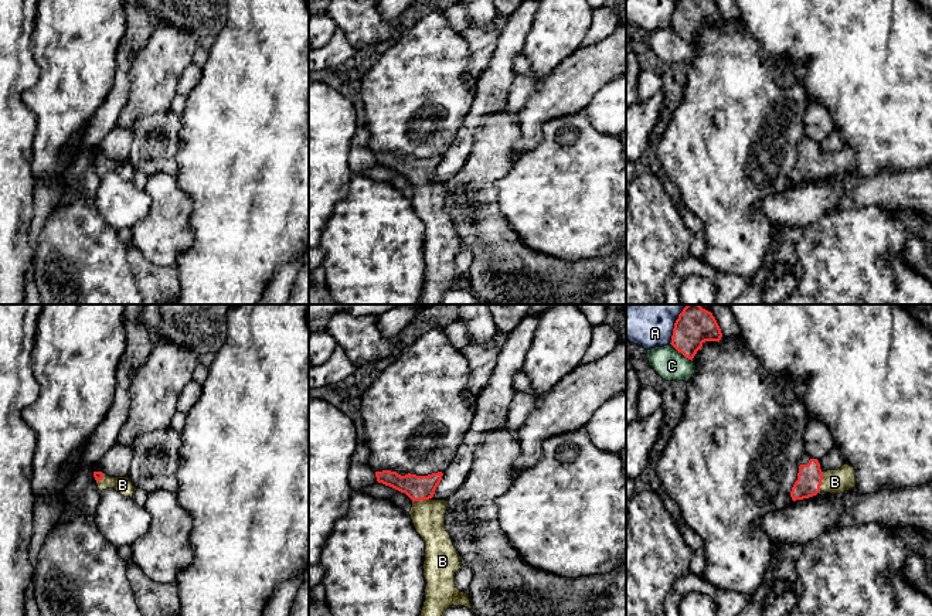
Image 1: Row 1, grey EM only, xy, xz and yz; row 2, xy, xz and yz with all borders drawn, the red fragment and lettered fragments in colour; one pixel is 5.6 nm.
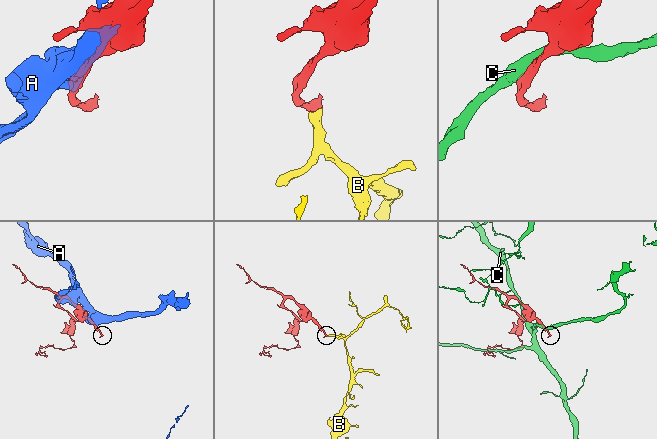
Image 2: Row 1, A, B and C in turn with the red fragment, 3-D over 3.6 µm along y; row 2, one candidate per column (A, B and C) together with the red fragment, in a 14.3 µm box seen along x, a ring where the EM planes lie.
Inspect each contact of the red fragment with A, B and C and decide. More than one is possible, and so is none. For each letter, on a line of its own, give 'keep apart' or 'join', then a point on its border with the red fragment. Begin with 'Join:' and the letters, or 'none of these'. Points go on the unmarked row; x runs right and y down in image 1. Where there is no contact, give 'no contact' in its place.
Join: B
A: keep apart; meets red in yz at (673, 13)
B: join; meets red in yz at (822, 162)
C: keep apart; meets red in yz at (682, 36)

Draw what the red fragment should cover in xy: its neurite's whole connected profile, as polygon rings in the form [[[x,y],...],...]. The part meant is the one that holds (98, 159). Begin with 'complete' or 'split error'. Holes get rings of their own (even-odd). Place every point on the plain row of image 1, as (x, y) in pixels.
split error; [[[93,154],[93,160],[101,174],[106,171],[115,171],[118,176],[120,176],[125,180],[130,181],[133,180],[136,170],[133,169],[129,160],[110,160],[102,154]]]

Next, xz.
split error; [[[375,154],[378,166],[405,176],[412,183],[409,198],[416,215],[425,224],[426,272],[419,304],[441,304],[443,295],[450,289],[473,293],[469,278],[455,268],[455,258],[462,251],[462,245],[445,211],[446,183],[432,181],[442,159],[442,154],[428,159]]]

